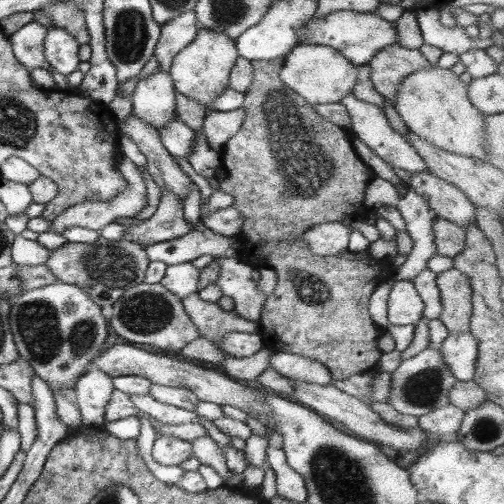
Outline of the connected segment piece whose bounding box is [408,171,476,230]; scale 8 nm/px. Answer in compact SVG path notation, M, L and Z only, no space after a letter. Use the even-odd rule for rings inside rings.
M428 172L412 173L409 186L421 194L436 211L438 218L445 218L466 230L475 224L475 204L457 187Z

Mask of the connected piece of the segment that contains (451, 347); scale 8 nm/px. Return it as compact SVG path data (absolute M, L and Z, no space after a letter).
M470 330L460 335L448 334L439 350L446 367L458 381L474 378L478 360L478 341L474 339Z

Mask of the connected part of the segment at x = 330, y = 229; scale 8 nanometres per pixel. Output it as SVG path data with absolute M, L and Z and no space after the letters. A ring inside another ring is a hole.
M341 221L317 224L301 234L309 249L320 256L336 256L347 250L349 236L352 232L349 226Z

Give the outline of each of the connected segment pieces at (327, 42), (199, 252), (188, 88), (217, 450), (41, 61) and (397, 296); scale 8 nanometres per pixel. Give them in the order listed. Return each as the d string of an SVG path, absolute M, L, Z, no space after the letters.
M337 10L323 17L310 19L305 28L307 28L308 44L331 46L355 65L367 63L378 50L397 42L397 30L394 24L380 18L375 12Z
M191 180L191 191L183 201L183 213L186 222L189 222L191 231L179 236L178 238L172 238L172 240L165 240L157 242L156 244L147 245L145 248L146 254L150 261L157 261L159 264L173 265L182 264L183 262L191 262L196 260L199 256L229 256L230 258L240 258L242 242L239 236L224 236L214 233L211 229L208 229L202 220L200 220L200 191L196 184Z
M199 29L196 38L176 54L169 75L172 77L174 88L196 100L204 106L206 113L213 110L213 102L229 87L229 74L239 57L235 40L226 36L225 32L217 30Z
M207 434L200 438L194 438L192 442L191 457L196 458L201 464L212 467L216 473L226 481L226 486L242 486L240 475L232 475L224 458L223 448L220 448Z
M33 20L8 36L12 43L15 57L18 62L21 62L26 67L29 73L36 68L51 70L51 66L49 62L46 62L44 56L43 44L46 33L47 27Z
M392 281L387 319L392 326L416 325L423 317L424 303L412 281Z

